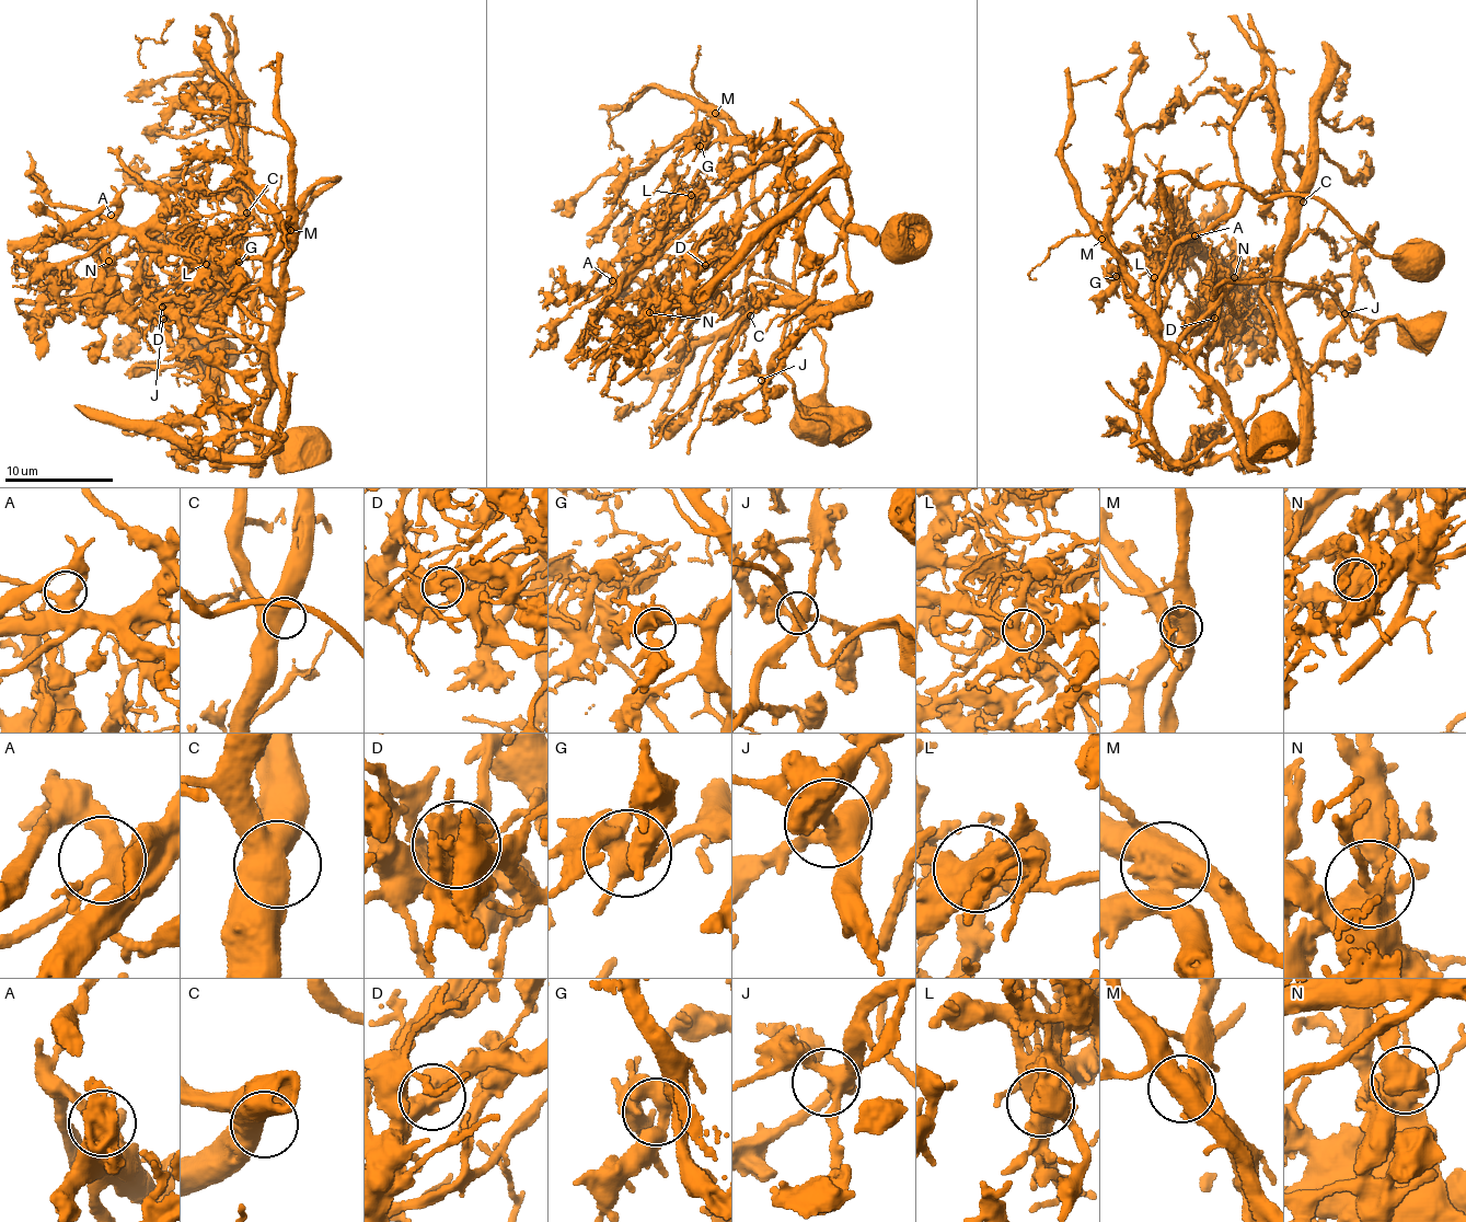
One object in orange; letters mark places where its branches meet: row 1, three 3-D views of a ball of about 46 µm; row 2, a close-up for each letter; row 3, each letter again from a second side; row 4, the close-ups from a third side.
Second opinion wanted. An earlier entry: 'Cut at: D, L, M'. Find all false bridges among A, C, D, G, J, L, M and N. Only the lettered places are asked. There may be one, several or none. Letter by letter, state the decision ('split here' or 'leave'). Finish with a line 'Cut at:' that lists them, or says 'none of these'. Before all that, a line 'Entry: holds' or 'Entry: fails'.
Entry: holds
A: leave
C: leave
D: split here
G: leave
J: leave
L: split here
M: split here
N: leave
Cut at: D, L, M

